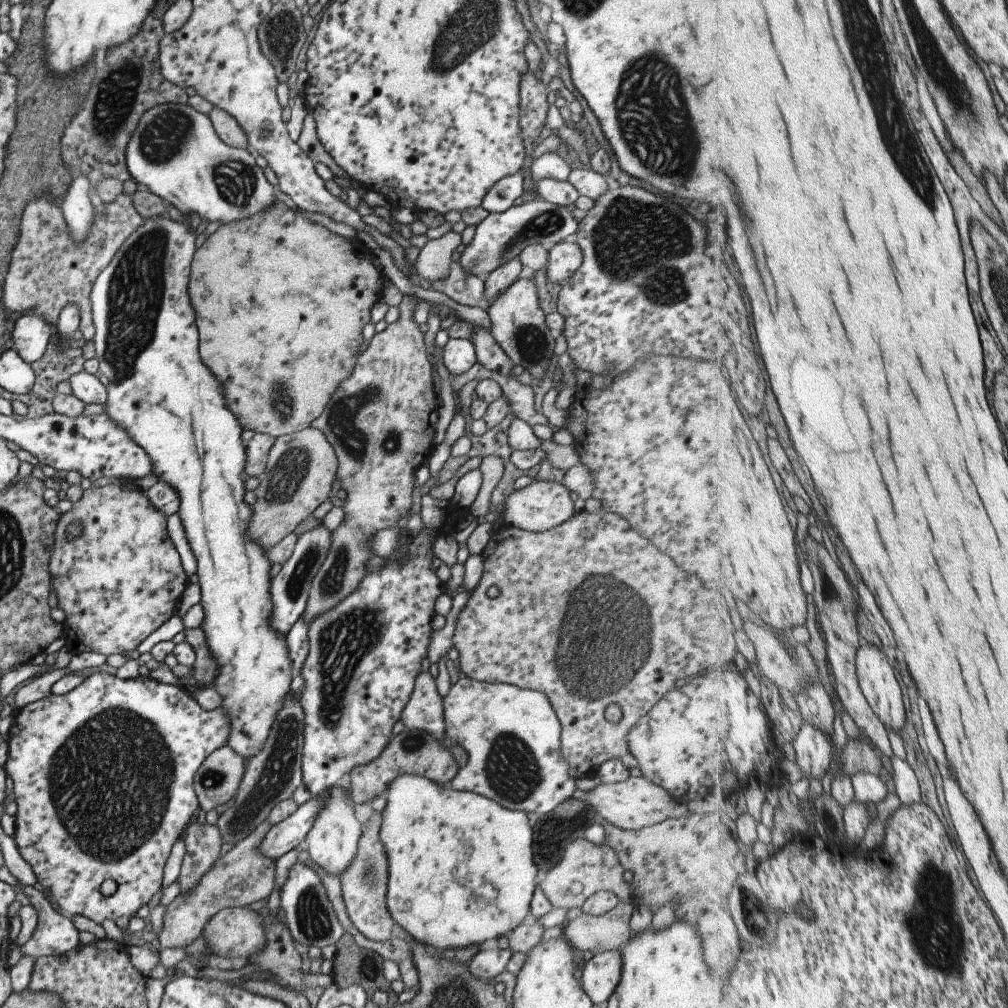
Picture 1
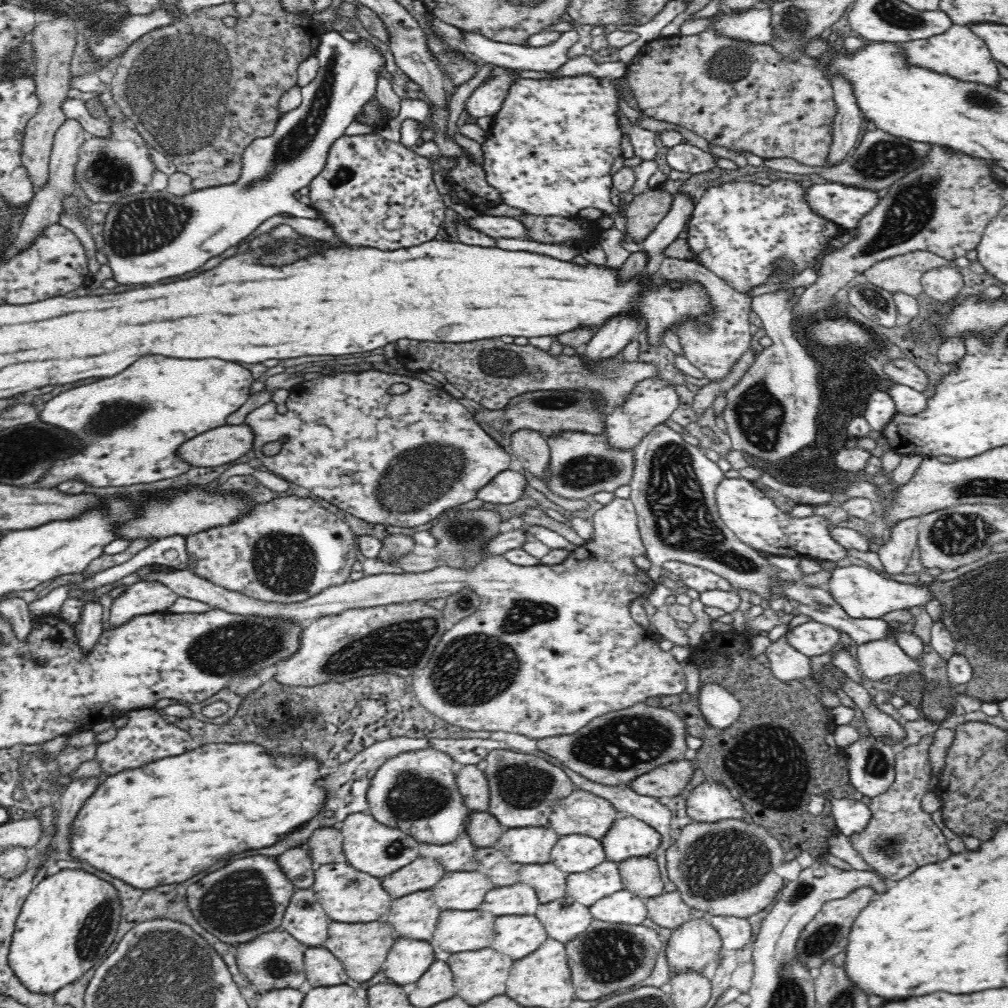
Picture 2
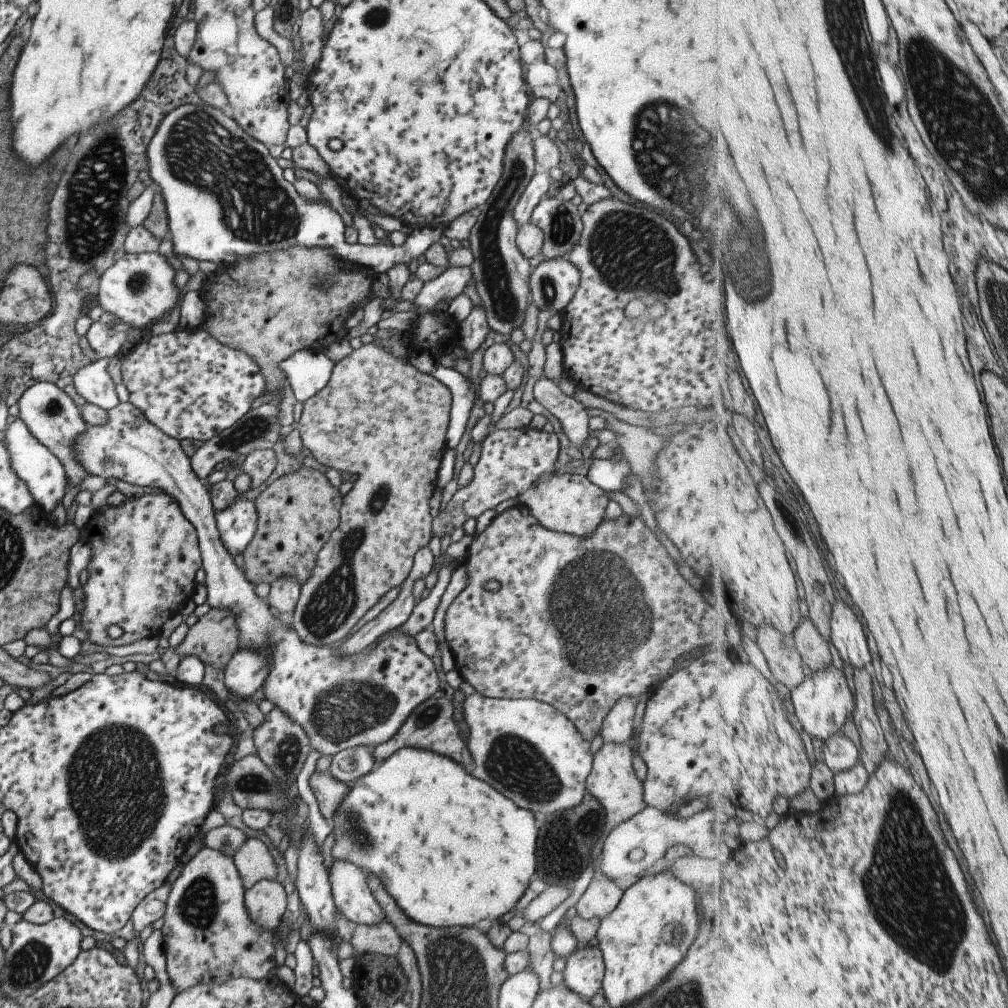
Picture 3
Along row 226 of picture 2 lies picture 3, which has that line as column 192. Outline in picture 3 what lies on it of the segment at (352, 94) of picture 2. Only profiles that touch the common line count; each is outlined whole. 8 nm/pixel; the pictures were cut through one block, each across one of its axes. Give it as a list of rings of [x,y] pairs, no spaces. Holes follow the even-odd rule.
[[[205,103],[203,106],[183,104],[165,114],[153,138],[146,144],[144,156],[149,178],[161,188],[160,195],[163,197],[168,222],[168,237],[173,242],[173,254],[185,254],[197,261],[209,260],[216,264],[217,268],[225,268],[225,264],[232,265],[241,256],[301,245],[329,248],[337,260],[367,268],[376,274],[385,272],[391,265],[407,265],[409,260],[422,255],[430,244],[439,242],[439,237],[443,235],[441,227],[423,227],[412,229],[400,246],[346,243],[343,221],[337,211],[319,202],[306,201],[293,189],[293,185],[283,178],[282,169],[269,155],[264,144],[243,132],[233,118]]]

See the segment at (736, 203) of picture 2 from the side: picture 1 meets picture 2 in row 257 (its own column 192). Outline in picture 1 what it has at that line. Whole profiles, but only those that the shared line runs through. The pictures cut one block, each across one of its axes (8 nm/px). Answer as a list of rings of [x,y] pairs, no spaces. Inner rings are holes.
[[[101,671],[85,677],[81,684],[65,694],[49,694],[45,698],[22,706],[12,717],[6,736],[7,758],[3,768],[6,776],[11,778],[11,797],[16,804],[12,837],[17,852],[27,862],[44,893],[57,909],[67,914],[85,916],[95,924],[100,924],[103,920],[114,921],[119,917],[132,917],[138,908],[145,906],[153,898],[155,892],[159,892],[163,866],[171,847],[175,844],[175,840],[182,838],[186,826],[195,819],[198,800],[193,792],[193,774],[207,755],[225,745],[229,736],[229,720],[227,714],[219,707],[211,711],[201,710],[191,694],[181,686],[159,684],[151,678],[140,675],[133,679],[121,679]],[[103,880],[115,882],[115,892],[110,896],[105,897],[99,891]]]

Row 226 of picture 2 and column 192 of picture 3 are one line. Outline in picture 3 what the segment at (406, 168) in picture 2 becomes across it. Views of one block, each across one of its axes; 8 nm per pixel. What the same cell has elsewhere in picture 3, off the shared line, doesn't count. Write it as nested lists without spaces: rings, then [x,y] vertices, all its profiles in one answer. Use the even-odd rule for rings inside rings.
[[[203,325],[195,328],[193,332],[179,330],[176,327],[169,333],[159,334],[157,336],[151,335],[151,338],[149,338],[147,342],[137,342],[128,353],[120,356],[120,359],[122,362],[122,383],[129,393],[128,402],[133,403],[133,406],[136,409],[141,410],[141,412],[145,415],[145,418],[161,430],[162,433],[176,438],[179,442],[181,442],[181,440],[201,440],[204,442],[216,437],[238,421],[247,412],[247,410],[249,410],[251,402],[264,392],[264,378],[260,375],[257,365],[249,358],[249,356],[247,356],[244,352],[234,351],[229,347],[219,344],[210,334],[207,334]]]

